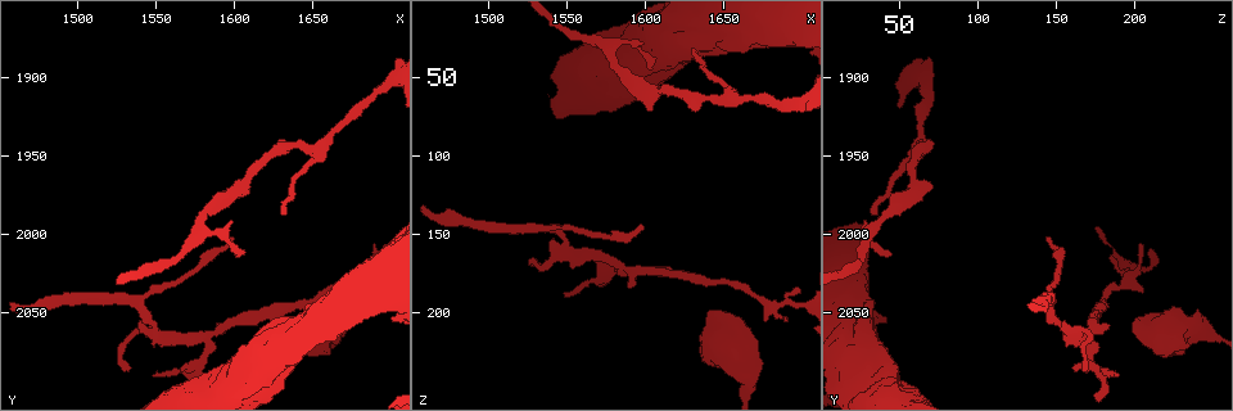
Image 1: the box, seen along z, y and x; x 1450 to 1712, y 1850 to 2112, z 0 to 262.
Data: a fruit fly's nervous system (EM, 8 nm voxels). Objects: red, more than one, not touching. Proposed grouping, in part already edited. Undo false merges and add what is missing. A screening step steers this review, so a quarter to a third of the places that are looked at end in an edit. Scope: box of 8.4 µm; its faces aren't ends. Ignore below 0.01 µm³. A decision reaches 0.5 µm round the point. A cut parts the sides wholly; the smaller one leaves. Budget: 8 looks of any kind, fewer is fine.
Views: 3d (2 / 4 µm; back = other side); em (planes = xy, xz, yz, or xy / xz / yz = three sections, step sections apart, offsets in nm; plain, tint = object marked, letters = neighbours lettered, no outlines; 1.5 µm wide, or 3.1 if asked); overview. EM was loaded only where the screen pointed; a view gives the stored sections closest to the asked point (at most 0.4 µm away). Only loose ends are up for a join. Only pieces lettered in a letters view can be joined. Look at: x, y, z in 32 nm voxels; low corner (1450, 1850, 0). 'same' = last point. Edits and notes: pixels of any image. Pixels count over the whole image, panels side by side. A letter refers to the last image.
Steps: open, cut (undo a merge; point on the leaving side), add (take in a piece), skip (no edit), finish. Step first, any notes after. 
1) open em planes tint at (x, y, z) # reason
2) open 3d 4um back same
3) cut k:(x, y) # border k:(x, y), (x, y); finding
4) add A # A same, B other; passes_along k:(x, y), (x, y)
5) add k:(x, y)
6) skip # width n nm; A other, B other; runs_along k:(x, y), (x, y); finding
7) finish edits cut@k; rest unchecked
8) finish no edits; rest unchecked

open em xy step 8 tint at (1542, 2050, 146) # three-way junction

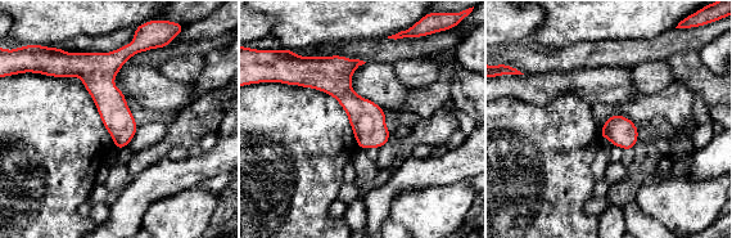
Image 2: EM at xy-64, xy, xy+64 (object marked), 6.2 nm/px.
open em planes letters same

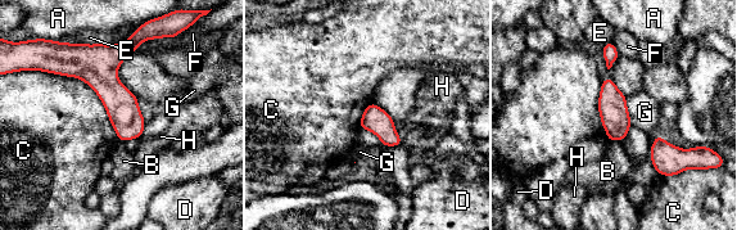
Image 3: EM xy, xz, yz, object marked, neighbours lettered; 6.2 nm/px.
skip # A other, B other, C other, D other, E other, F other, G other, H other; border 3:(625, 97), (629, 122), (632, 125); one neuron here

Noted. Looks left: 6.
open 3d 4um at (1640, 2064, 198) # free end

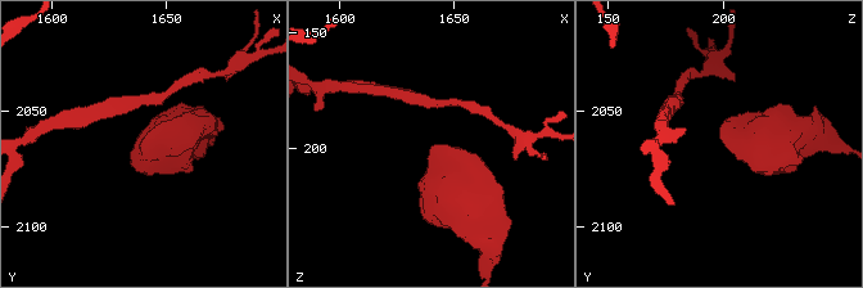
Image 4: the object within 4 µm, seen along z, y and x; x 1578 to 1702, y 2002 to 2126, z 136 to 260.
open em planes tint at (1640, 2063, 198)

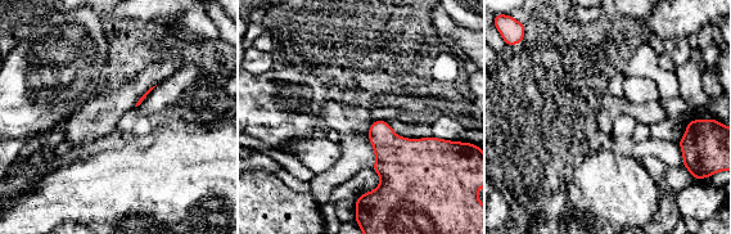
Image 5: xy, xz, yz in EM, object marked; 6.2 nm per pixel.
open em planes letters same

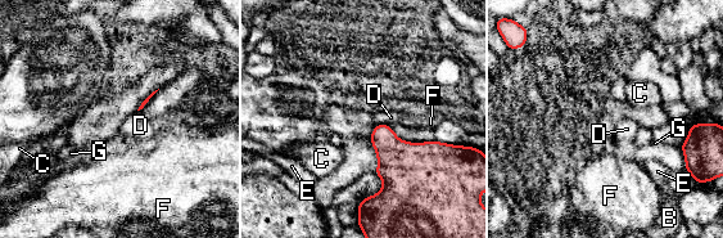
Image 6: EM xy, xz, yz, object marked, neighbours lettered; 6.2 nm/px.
skip # B other, C other, D other, E other, F other, G other; border 6:(389, 124), (376, 124), (374, 126); none of them fits

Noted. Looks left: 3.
open 3d 4um at (1602, 2014, 46) # free end

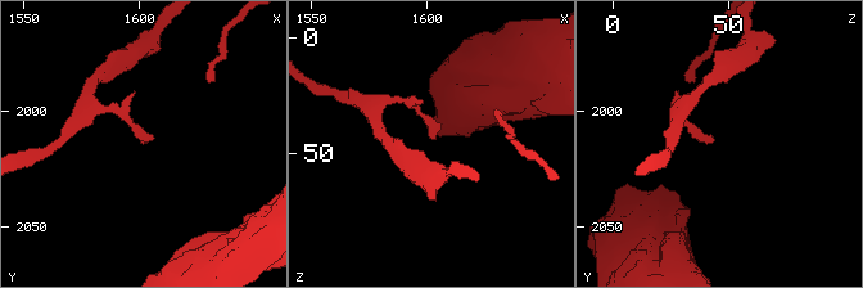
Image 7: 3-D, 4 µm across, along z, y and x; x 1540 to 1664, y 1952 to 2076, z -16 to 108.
open em planes letters at (1603, 2013, 44)

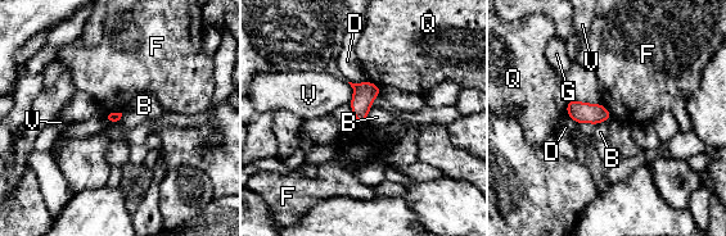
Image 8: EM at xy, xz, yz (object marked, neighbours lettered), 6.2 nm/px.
skip # longest_contact V 140 nm; B other, D other, F other, G other, Q other, V other; none of them fits

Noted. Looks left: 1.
finish no edits; rest unchecked

